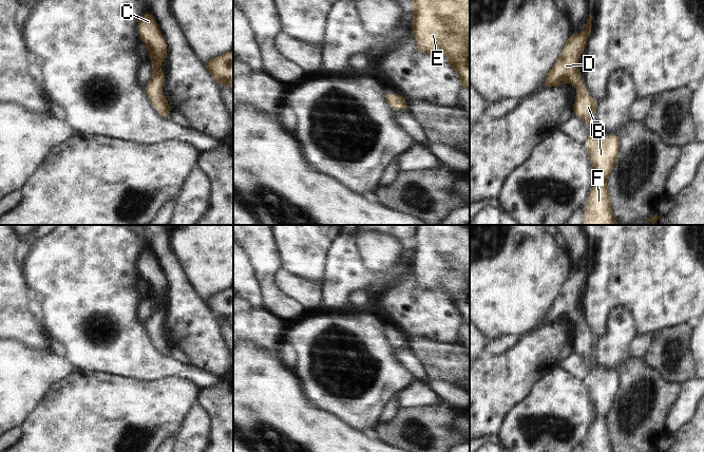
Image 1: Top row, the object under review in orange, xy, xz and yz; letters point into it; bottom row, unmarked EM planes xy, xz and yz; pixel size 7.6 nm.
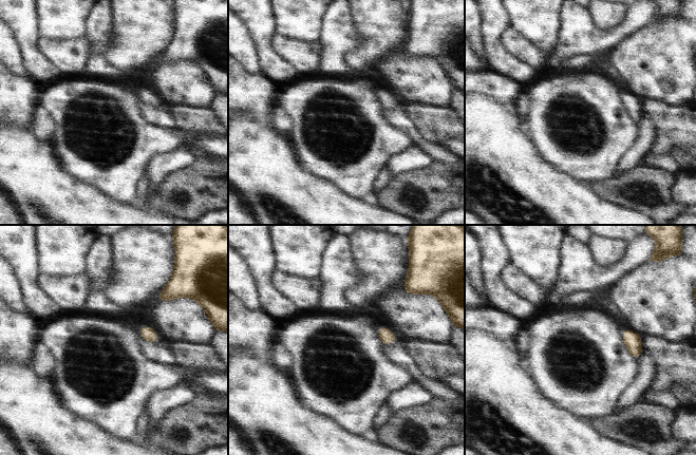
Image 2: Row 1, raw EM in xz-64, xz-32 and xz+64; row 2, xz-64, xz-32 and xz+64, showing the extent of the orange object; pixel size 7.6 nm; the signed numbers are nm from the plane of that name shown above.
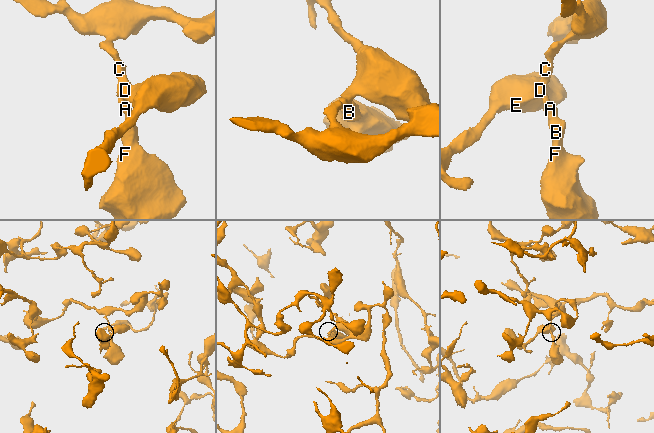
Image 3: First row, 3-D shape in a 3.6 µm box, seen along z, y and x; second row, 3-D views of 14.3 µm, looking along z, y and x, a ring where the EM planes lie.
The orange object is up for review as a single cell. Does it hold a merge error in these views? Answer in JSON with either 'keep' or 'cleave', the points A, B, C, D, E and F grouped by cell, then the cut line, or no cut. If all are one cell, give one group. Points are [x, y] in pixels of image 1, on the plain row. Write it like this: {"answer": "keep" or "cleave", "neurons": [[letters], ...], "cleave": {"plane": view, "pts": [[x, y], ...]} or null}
{"answer": "keep", "neurons": [["A", "B", "C", "D", "E", "F"]], "cleave": null}

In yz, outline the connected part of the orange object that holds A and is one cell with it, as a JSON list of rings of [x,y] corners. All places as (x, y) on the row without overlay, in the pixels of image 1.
[[[590,250],[586,266],[579,270],[572,269],[570,271],[557,299],[546,314],[545,323],[551,324],[570,319],[577,325],[577,334],[574,336],[572,345],[576,353],[586,357],[587,363],[593,364],[585,382],[595,408],[595,421],[592,423],[585,441],[585,452],[614,452],[611,446],[607,416],[619,391],[620,373],[619,371],[606,372],[594,363],[594,349],[598,338],[589,334],[582,310],[577,307],[578,294],[587,283],[592,256]]]

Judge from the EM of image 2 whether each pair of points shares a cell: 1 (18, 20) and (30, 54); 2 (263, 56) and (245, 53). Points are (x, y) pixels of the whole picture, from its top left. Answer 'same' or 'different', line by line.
1: same
2: different

